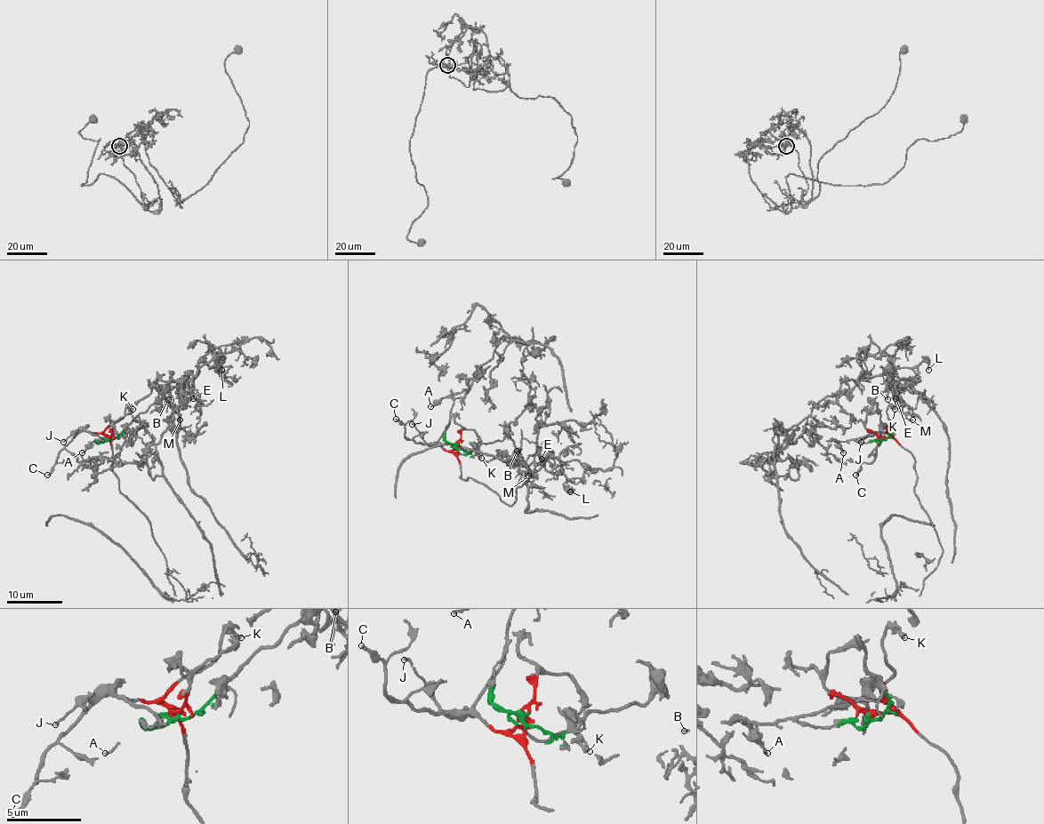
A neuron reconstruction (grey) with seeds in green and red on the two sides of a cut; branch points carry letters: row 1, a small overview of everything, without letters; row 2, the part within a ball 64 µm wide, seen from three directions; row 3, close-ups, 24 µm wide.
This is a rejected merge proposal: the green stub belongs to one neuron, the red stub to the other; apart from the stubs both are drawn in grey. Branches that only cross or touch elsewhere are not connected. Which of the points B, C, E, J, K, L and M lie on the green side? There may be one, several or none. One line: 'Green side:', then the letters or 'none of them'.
Green side: B, E, L, M

